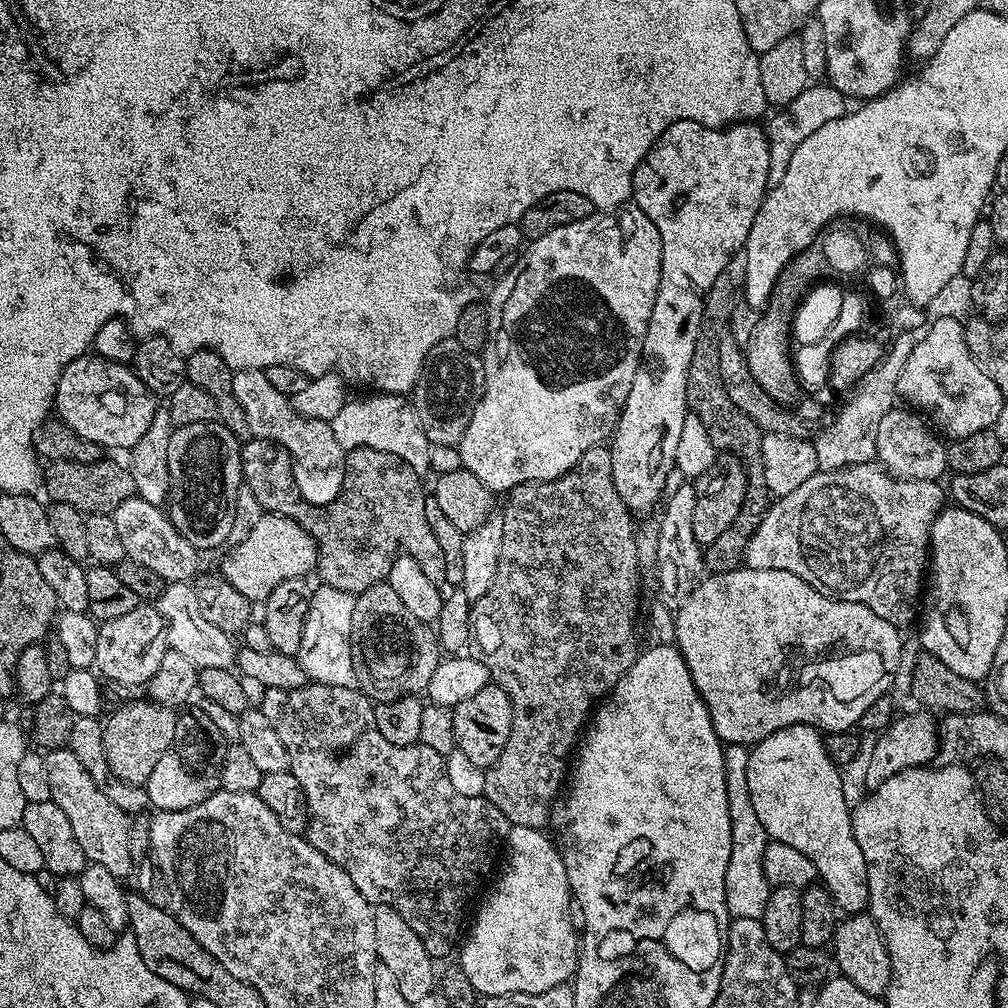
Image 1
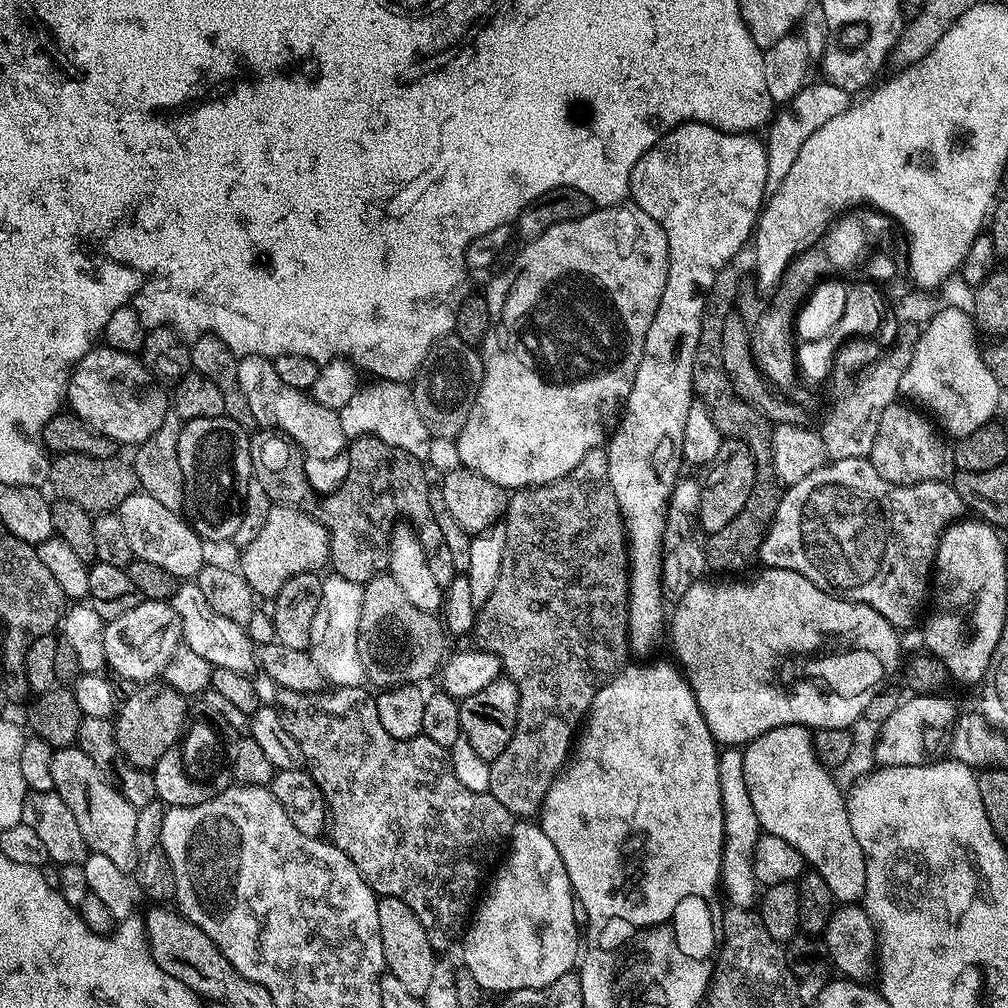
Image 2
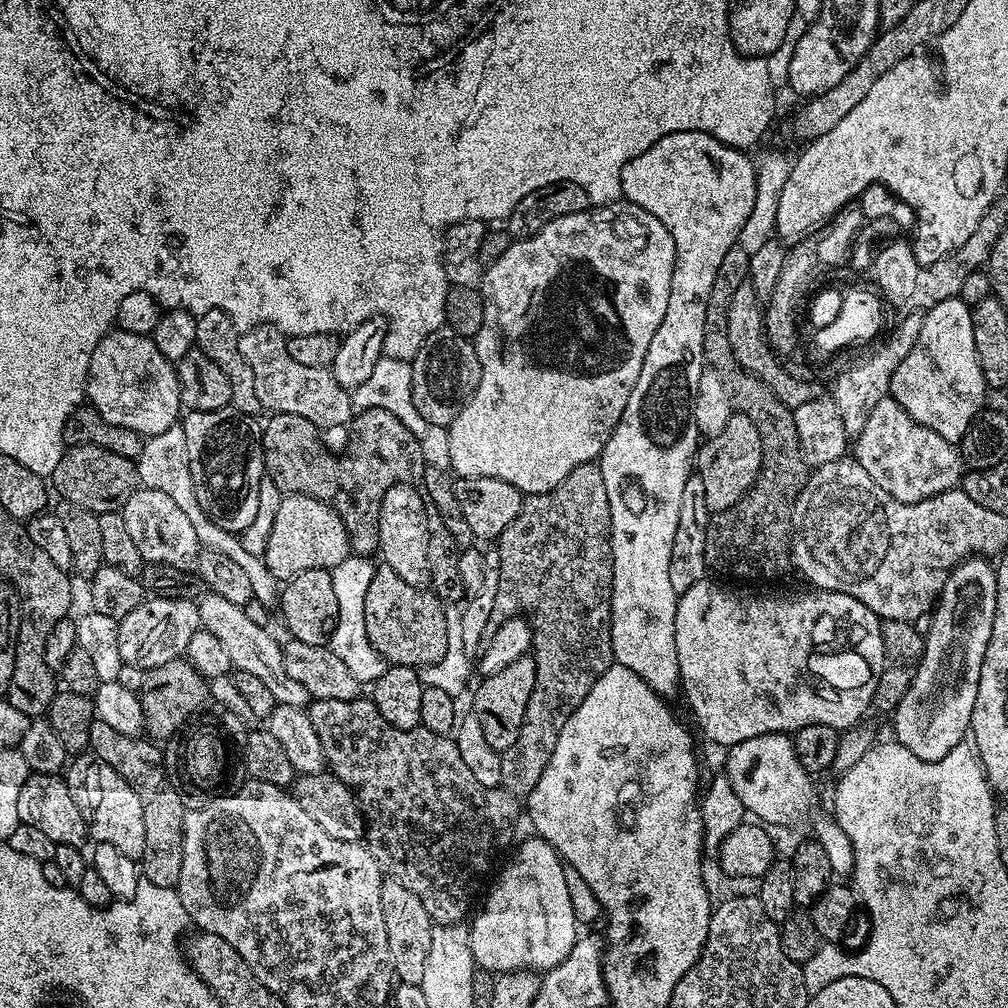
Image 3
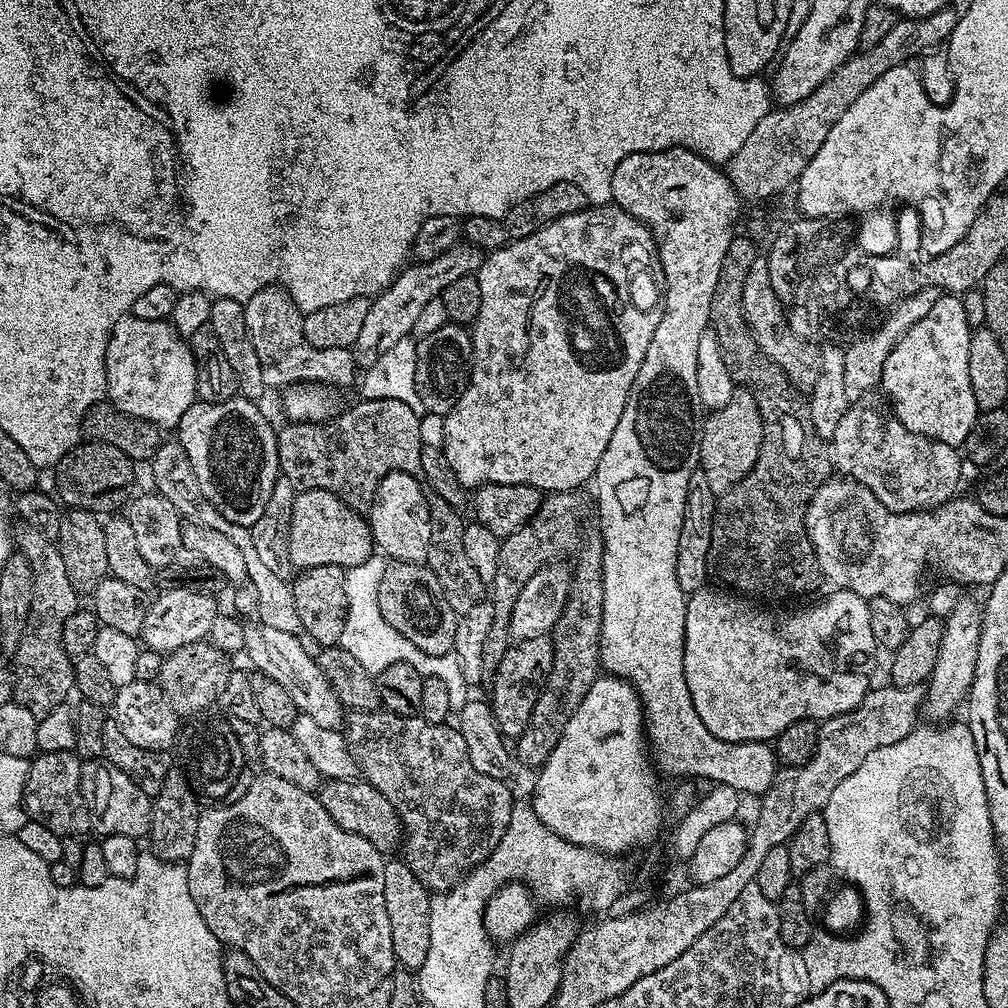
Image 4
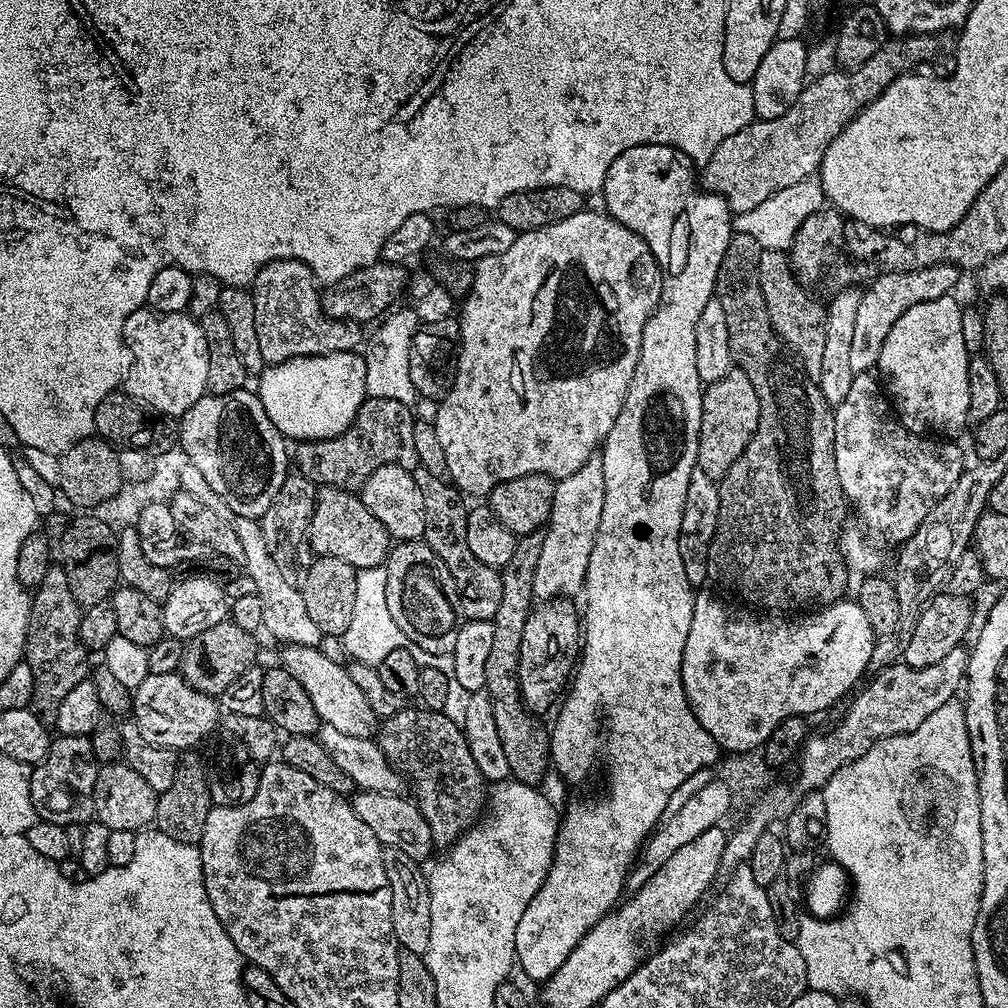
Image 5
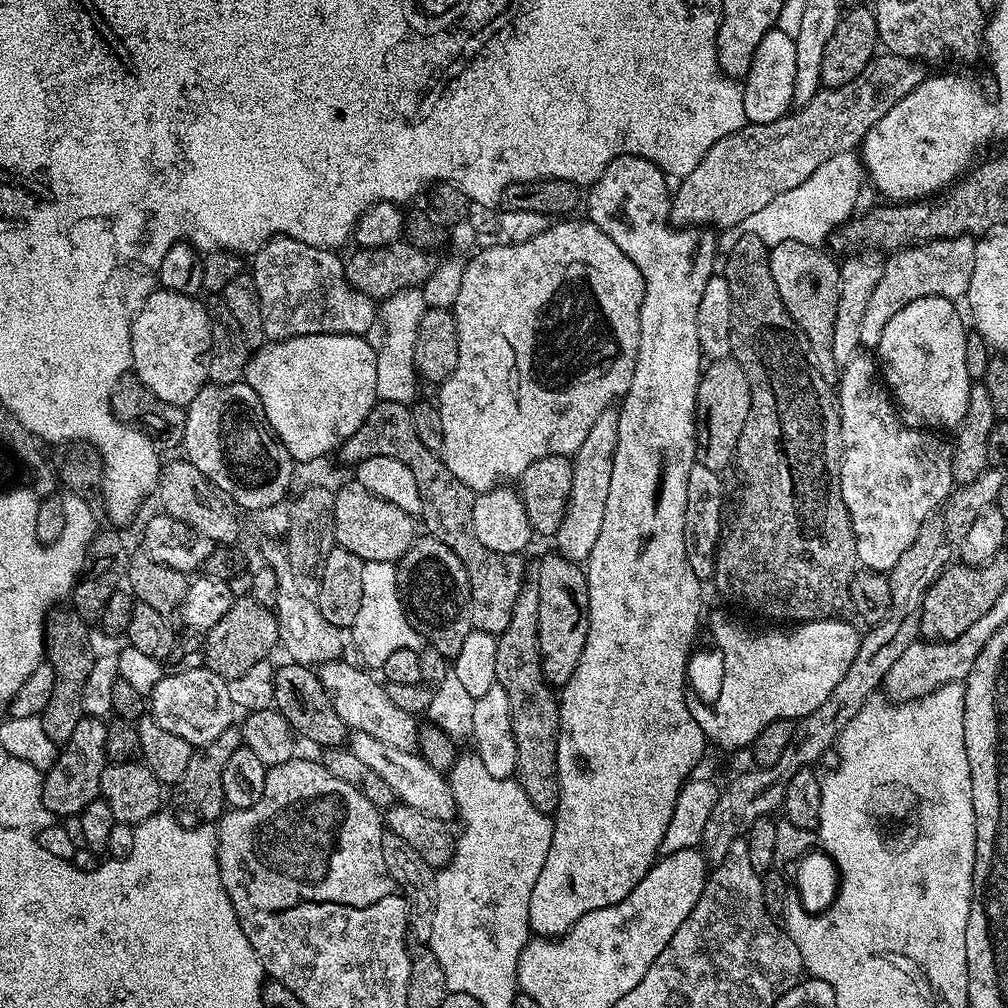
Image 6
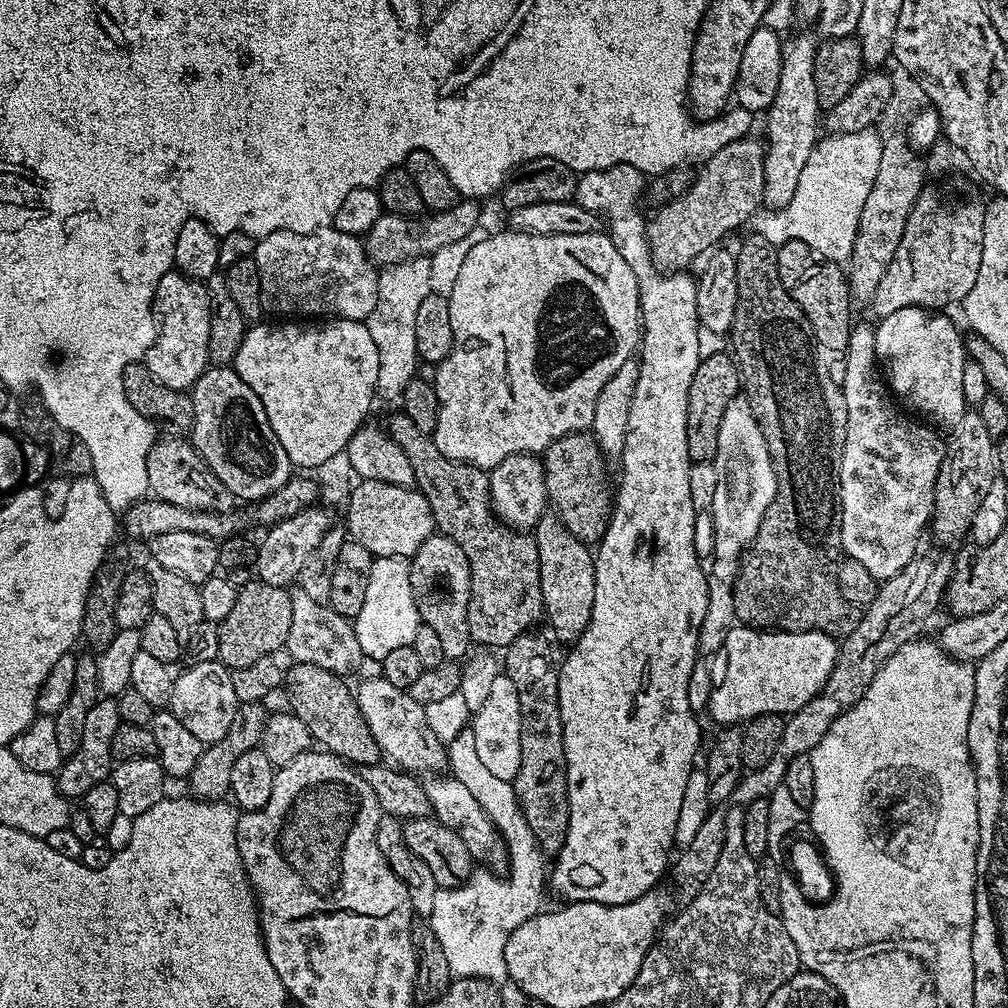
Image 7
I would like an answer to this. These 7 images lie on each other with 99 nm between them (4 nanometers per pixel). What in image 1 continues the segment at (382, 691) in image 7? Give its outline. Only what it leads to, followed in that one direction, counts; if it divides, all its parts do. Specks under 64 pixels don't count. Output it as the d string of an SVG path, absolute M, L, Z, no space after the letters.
M168 582L158 601L160 616L168 634L168 647L173 652L182 654L188 661L194 662L196 669L232 668L237 645L232 644L233 637L218 630L206 618L202 618L202 609L198 606L195 587L188 582Z

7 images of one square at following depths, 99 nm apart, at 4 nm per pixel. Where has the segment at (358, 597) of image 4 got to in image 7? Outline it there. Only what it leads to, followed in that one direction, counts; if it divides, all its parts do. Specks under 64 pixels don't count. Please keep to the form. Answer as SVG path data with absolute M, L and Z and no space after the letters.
M378 556L370 566L370 583L366 586L366 599L362 610L354 617L358 646L362 646L370 661L382 662L390 650L410 648L414 634L420 629L418 606L414 602L414 590L410 586L410 563L402 556Z

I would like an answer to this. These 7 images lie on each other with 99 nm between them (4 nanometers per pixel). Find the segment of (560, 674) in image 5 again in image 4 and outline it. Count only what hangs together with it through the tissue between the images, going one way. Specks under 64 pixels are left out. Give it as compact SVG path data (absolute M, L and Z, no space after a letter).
M547 635L517 640L504 651L504 657L494 669L493 676L496 677L492 680L492 696L490 695L492 713L504 737L517 738L527 729L531 711L538 702L547 675L550 674L552 662L554 646Z

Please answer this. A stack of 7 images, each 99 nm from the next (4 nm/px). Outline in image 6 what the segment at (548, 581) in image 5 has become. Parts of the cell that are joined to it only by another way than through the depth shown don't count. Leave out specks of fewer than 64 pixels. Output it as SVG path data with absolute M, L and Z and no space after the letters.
M615 407L598 414L598 422L590 426L590 434L586 434L582 446L578 446L575 456L571 457L572 485L554 543L555 551L573 562L587 561L590 550L594 550L594 541L602 530L602 518L606 518L606 497L610 494L610 474L614 470L619 417L620 413Z

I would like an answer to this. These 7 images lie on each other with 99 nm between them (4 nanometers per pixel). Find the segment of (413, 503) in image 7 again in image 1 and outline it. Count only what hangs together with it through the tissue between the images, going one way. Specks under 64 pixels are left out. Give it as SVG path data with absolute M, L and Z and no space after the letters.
M262 514L254 530L250 530L250 534L242 538L242 542L231 545L227 551L229 552L225 554L224 561L218 568L219 575L223 576L230 586L234 586L238 594L242 594L247 600L253 602L263 602L274 590L274 586L278 586L283 580L299 580L307 577L309 575L307 572L311 573L316 566L316 537L289 516Z

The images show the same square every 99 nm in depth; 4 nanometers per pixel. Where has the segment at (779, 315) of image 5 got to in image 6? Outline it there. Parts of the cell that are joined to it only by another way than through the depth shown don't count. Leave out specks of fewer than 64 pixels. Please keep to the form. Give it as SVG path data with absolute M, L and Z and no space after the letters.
M787 240L771 245L768 261L770 262L770 274L774 274L774 286L778 286L778 294L786 306L789 318L800 327L802 334L806 334L813 353L824 352L824 354L828 354L831 353L834 342L834 314L838 314L840 264L837 261L832 261L826 253L820 251L824 250L821 250L817 245Z

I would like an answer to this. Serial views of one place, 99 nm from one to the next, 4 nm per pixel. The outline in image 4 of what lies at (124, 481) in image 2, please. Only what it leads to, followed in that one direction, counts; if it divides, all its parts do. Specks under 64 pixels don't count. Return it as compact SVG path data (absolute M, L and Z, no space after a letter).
M100 440L81 442L54 465L54 492L59 503L68 508L81 508L97 514L112 514L129 503L134 492L132 483L136 480L136 468L134 461L122 454L118 446L110 446Z

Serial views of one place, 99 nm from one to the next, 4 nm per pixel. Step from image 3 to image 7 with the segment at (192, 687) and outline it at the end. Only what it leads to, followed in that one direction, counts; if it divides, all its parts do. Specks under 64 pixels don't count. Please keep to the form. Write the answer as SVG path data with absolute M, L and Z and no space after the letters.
M259 578L238 589L234 606L226 618L219 621L220 637L216 648L220 663L235 670L251 666L258 658L275 657L276 651L283 649L290 634L290 614L292 613L292 592L288 588L270 586Z

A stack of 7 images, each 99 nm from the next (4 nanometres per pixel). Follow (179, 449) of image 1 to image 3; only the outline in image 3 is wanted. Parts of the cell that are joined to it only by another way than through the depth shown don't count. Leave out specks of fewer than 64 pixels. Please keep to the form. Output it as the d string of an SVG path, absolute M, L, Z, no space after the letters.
M231 406L209 412L188 412L182 420L186 434L186 454L190 458L190 474L194 478L194 494L210 520L222 530L239 534L250 526L254 513L258 511L258 490L264 477L264 447L262 446L262 424L257 417L247 416Z

